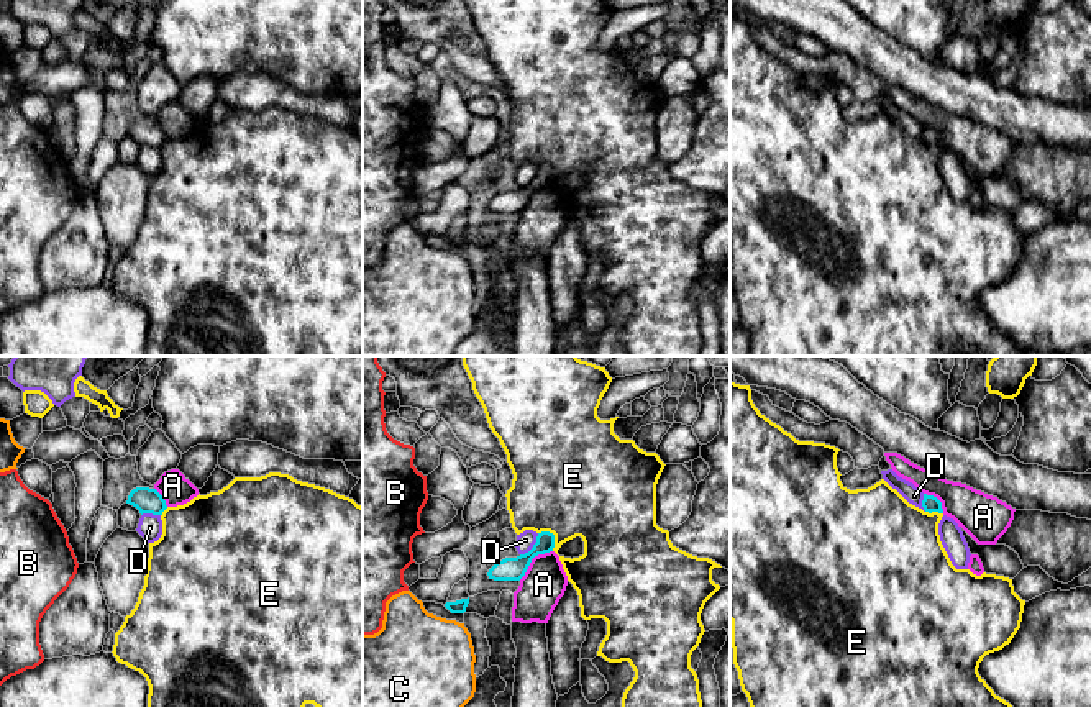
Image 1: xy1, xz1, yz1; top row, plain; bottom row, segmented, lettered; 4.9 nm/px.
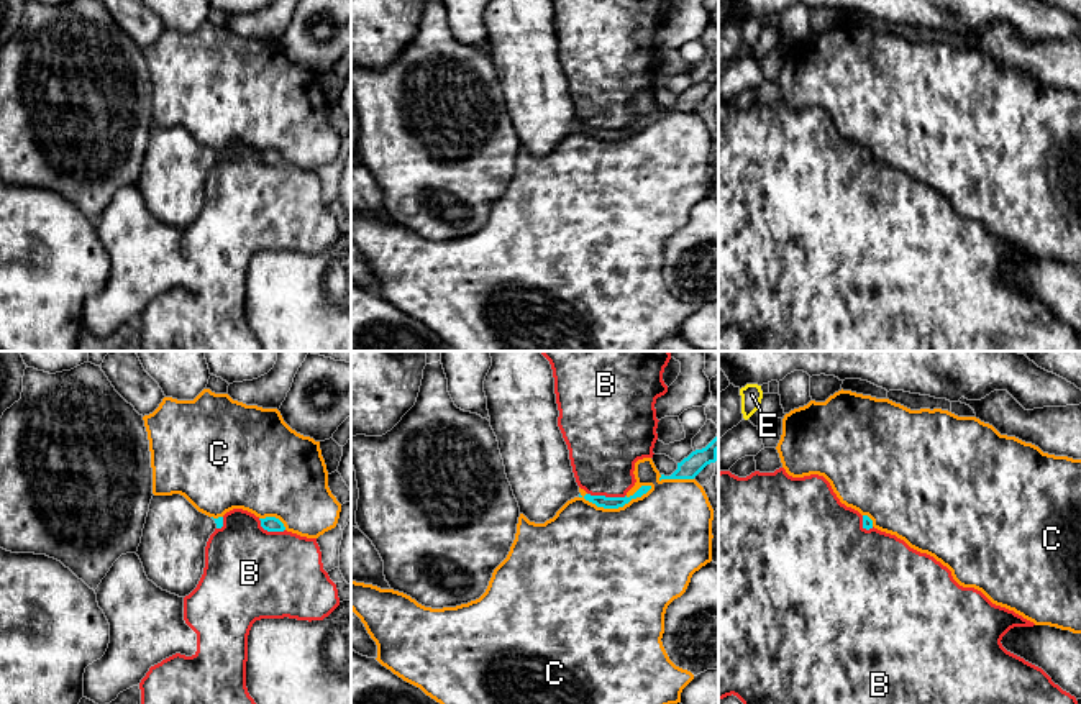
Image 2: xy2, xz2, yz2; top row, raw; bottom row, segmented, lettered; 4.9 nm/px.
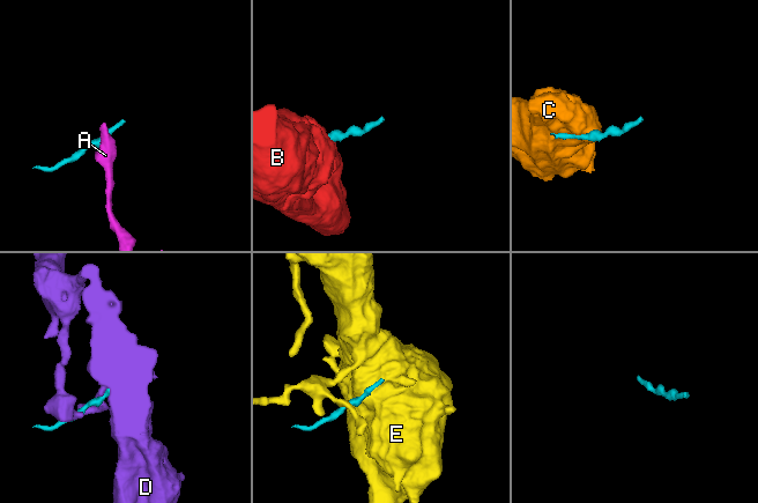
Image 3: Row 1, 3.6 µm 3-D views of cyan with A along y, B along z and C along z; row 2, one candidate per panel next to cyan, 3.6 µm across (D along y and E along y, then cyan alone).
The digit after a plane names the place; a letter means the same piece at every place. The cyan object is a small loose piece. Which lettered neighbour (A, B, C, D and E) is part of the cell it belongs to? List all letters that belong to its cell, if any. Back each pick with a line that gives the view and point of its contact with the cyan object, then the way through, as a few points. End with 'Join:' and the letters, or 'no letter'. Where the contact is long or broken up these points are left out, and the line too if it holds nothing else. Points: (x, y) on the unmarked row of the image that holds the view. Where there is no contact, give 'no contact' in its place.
Join: no letter

